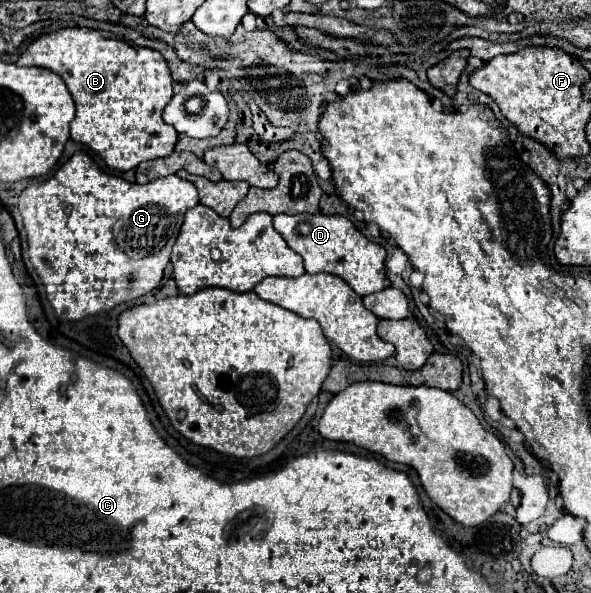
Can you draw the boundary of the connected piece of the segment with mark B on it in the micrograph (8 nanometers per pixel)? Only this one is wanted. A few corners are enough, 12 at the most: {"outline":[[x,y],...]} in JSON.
{"outline":[[96,29],[42,35],[76,101],[72,139],[130,171],[174,151],[158,51]]}

